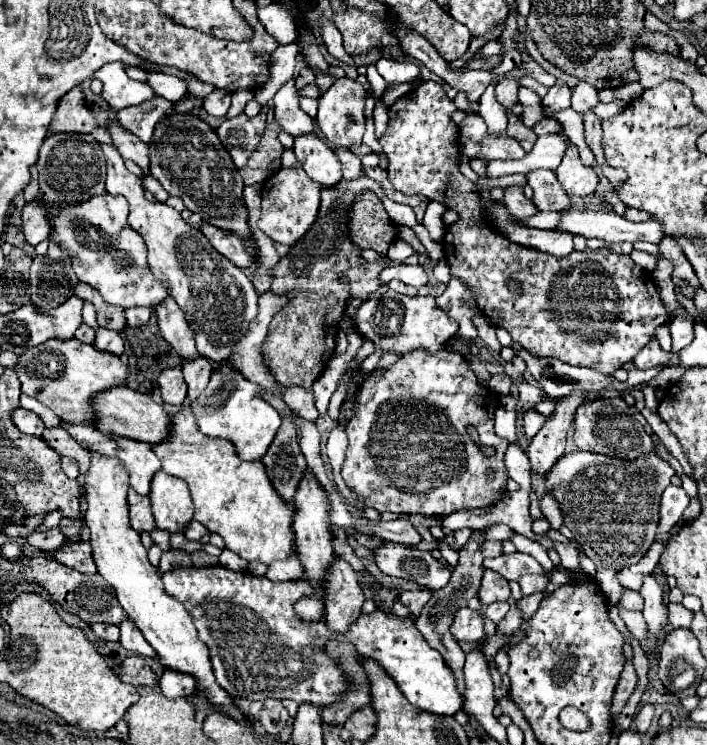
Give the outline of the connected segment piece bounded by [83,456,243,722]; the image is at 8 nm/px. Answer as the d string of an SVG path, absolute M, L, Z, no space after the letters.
M91 456L91 468L83 480L87 510L85 510L85 524L91 530L91 546L93 546L93 560L97 564L99 574L113 586L119 604L135 622L135 626L143 632L145 640L155 648L159 662L165 668L173 668L185 674L193 674L197 680L197 690L203 692L211 704L221 706L221 712L229 714L231 718L241 720L233 698L215 682L209 650L199 640L191 616L183 610L183 604L169 596L163 588L161 574L149 562L147 550L141 544L139 534L129 524L129 510L127 510L127 490L129 478L125 468L119 464L115 456Z

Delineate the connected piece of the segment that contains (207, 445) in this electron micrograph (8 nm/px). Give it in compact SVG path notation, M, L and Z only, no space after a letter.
M189 406L171 414L171 436L165 442L155 444L153 450L163 464L163 472L183 478L189 484L195 504L193 518L209 532L217 532L229 550L247 562L259 560L263 564L289 560L295 554L291 524L293 508L275 494L263 462L243 462L235 456L235 448L231 448L229 440L211 440L211 436L203 436L199 428L195 428Z

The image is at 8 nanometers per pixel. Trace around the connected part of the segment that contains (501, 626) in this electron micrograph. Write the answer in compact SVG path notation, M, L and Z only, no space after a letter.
M513 606L513 608L507 612L505 620L497 624L497 634L505 636L505 638L511 638L513 632L515 632L519 626L521 626L521 612L517 610L517 606Z

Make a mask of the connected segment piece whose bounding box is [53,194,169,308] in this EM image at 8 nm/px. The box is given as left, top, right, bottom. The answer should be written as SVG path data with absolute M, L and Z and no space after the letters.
M93 196L79 206L63 208L63 212L55 216L53 238L73 258L73 270L77 278L99 290L109 304L121 308L155 308L169 296L167 284L157 280L149 268L147 246L143 244L143 238L127 224L127 214L129 204L123 200L123 196Z

